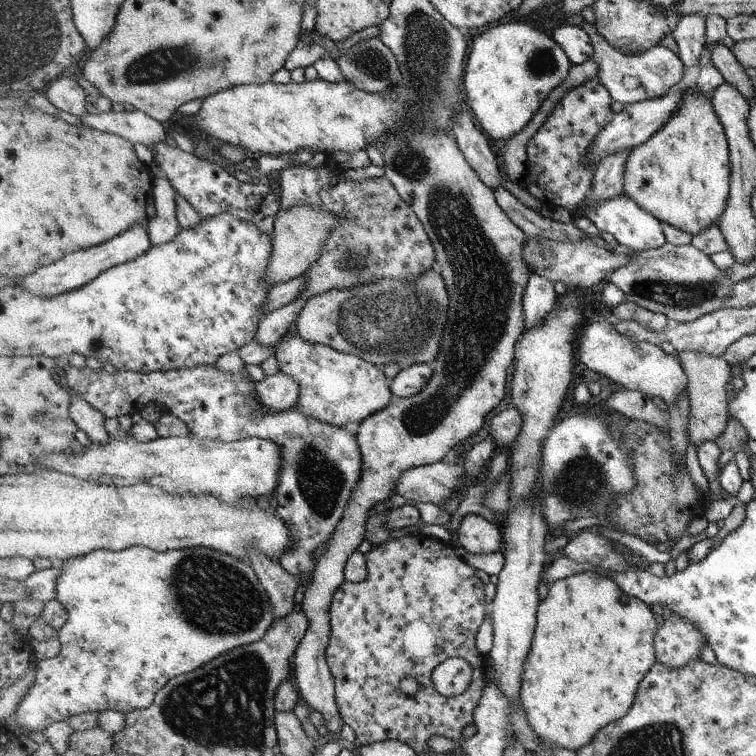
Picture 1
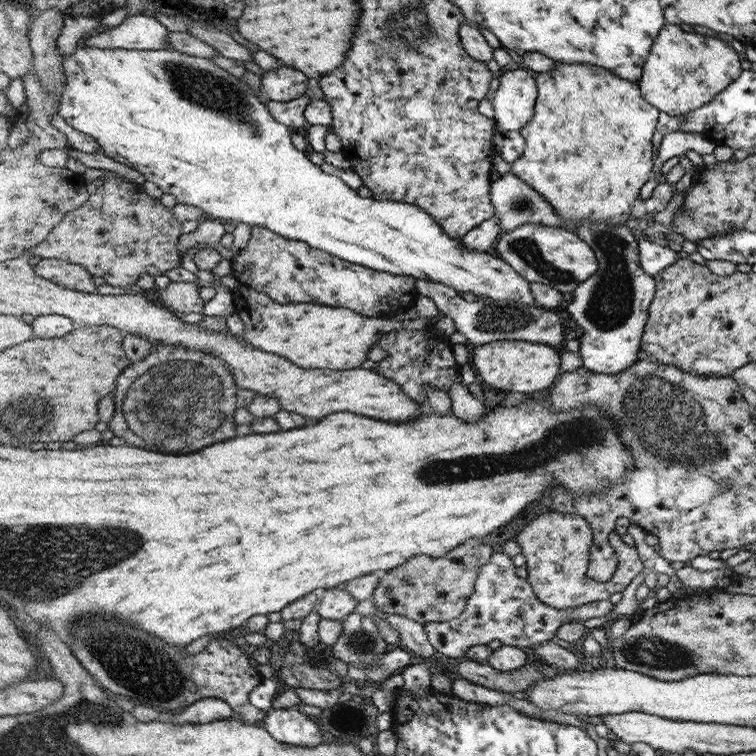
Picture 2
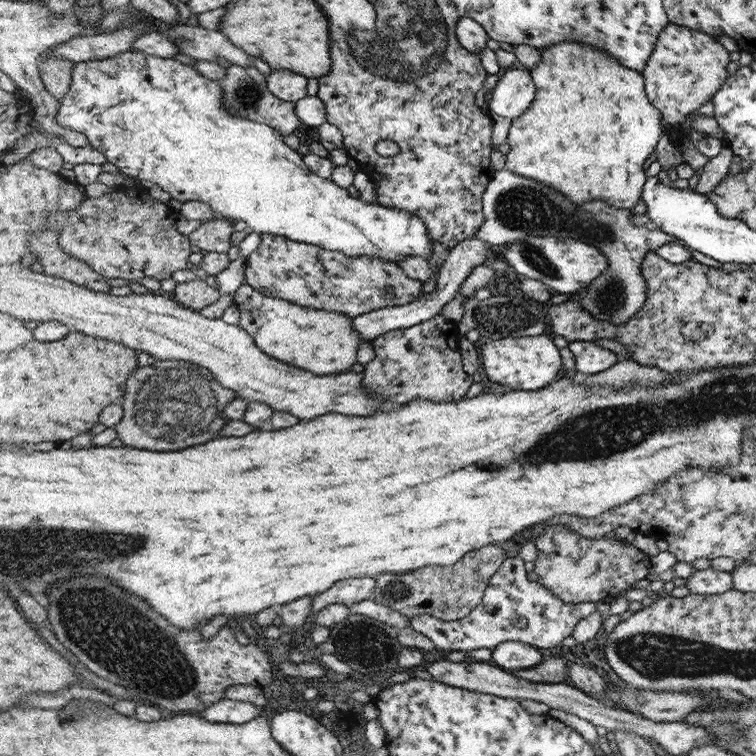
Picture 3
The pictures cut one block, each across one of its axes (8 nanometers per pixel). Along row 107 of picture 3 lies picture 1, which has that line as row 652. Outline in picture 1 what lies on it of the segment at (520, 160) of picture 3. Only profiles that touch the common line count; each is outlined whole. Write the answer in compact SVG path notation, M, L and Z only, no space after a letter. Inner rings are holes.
M578 572L572 576L557 580L548 586L549 591L545 600L540 601L539 606L539 626L536 629L534 641L532 642L531 652L524 662L524 675L522 686L520 686L520 696L525 714L528 716L528 722L531 723L532 730L538 736L538 742L542 748L547 751L554 748L566 748L566 750L576 751L578 748L588 744L595 738L601 729L613 722L619 721L623 716L628 714L628 710L635 702L636 693L639 690L644 676L651 670L656 660L656 618L650 612L648 604L632 595L628 596L619 586L616 580L612 580L608 574L600 572Z

